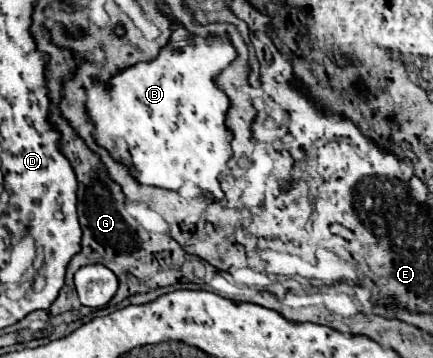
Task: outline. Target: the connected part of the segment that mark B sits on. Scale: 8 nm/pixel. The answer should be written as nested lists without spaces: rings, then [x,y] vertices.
[[[176,27],[168,47],[164,47],[156,61],[138,63],[114,79],[110,79],[110,89],[104,91],[98,83],[92,85],[88,93],[88,113],[96,125],[94,137],[104,145],[114,157],[116,139],[122,139],[128,147],[132,173],[144,185],[156,185],[164,189],[178,191],[184,181],[194,181],[202,191],[210,193],[214,199],[222,199],[224,193],[218,185],[218,173],[224,169],[230,159],[230,133],[224,127],[224,113],[228,107],[228,97],[216,89],[212,77],[216,77],[232,59],[236,57],[234,47],[226,39],[202,39],[188,37],[182,27]]]

